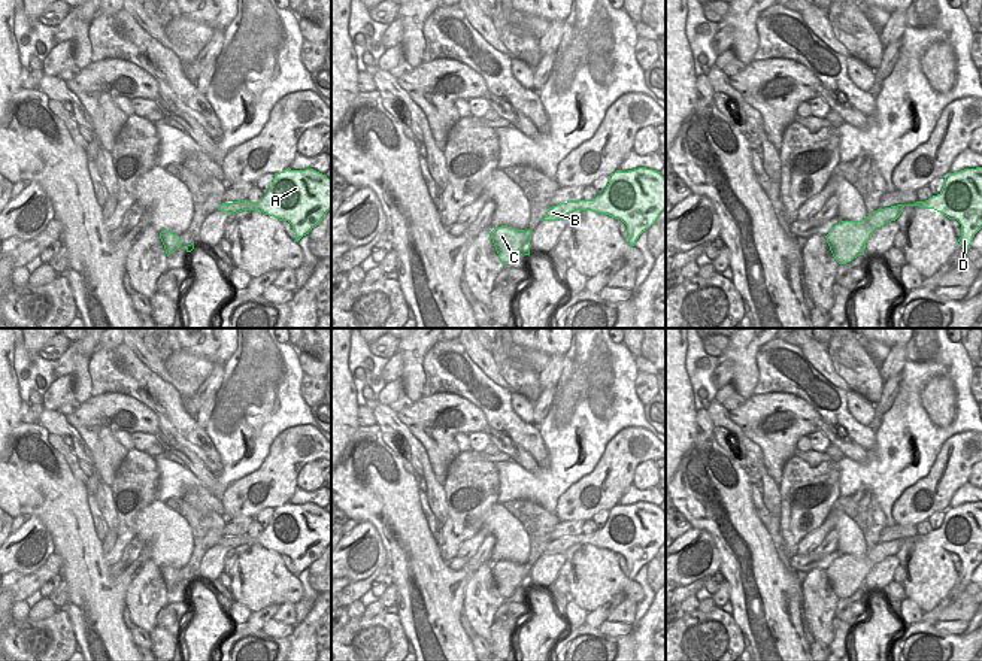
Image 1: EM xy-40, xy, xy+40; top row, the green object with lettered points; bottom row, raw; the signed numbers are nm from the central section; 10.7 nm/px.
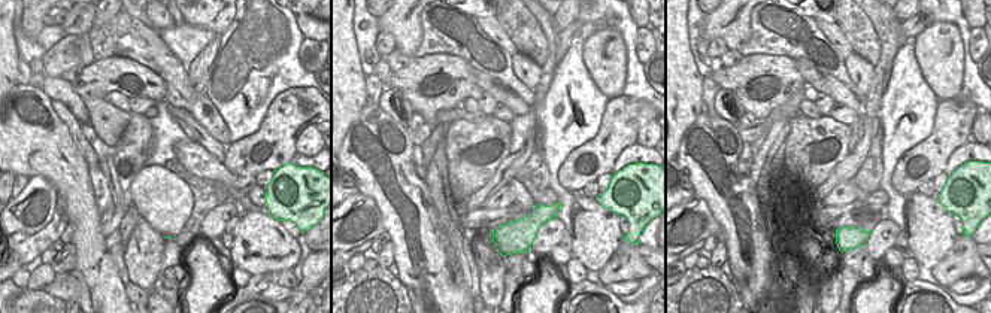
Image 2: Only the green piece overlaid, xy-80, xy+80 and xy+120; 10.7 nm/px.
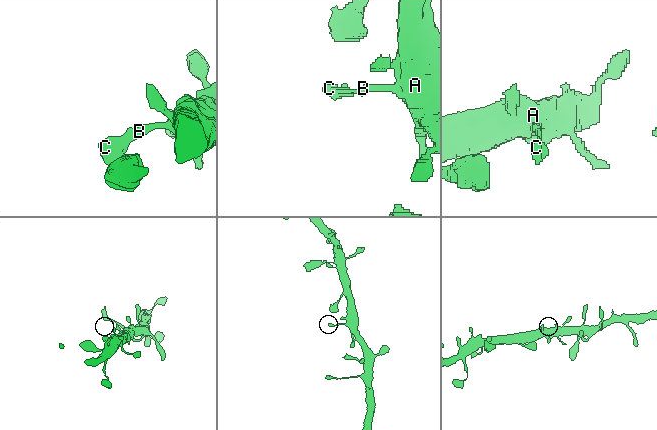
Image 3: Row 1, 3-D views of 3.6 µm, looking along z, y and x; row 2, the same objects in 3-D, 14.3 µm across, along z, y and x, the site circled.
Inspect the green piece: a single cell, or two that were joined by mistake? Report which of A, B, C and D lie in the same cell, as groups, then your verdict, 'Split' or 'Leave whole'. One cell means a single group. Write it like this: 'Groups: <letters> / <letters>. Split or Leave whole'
Groups: A B C D. Leave whole.

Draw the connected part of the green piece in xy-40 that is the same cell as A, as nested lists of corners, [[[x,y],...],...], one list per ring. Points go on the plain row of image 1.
[[[291,504],[276,507],[267,528],[255,539],[249,534],[222,537],[218,545],[239,548],[260,545],[279,555],[288,555],[298,576],[321,558],[331,543],[331,513],[313,504]]]

